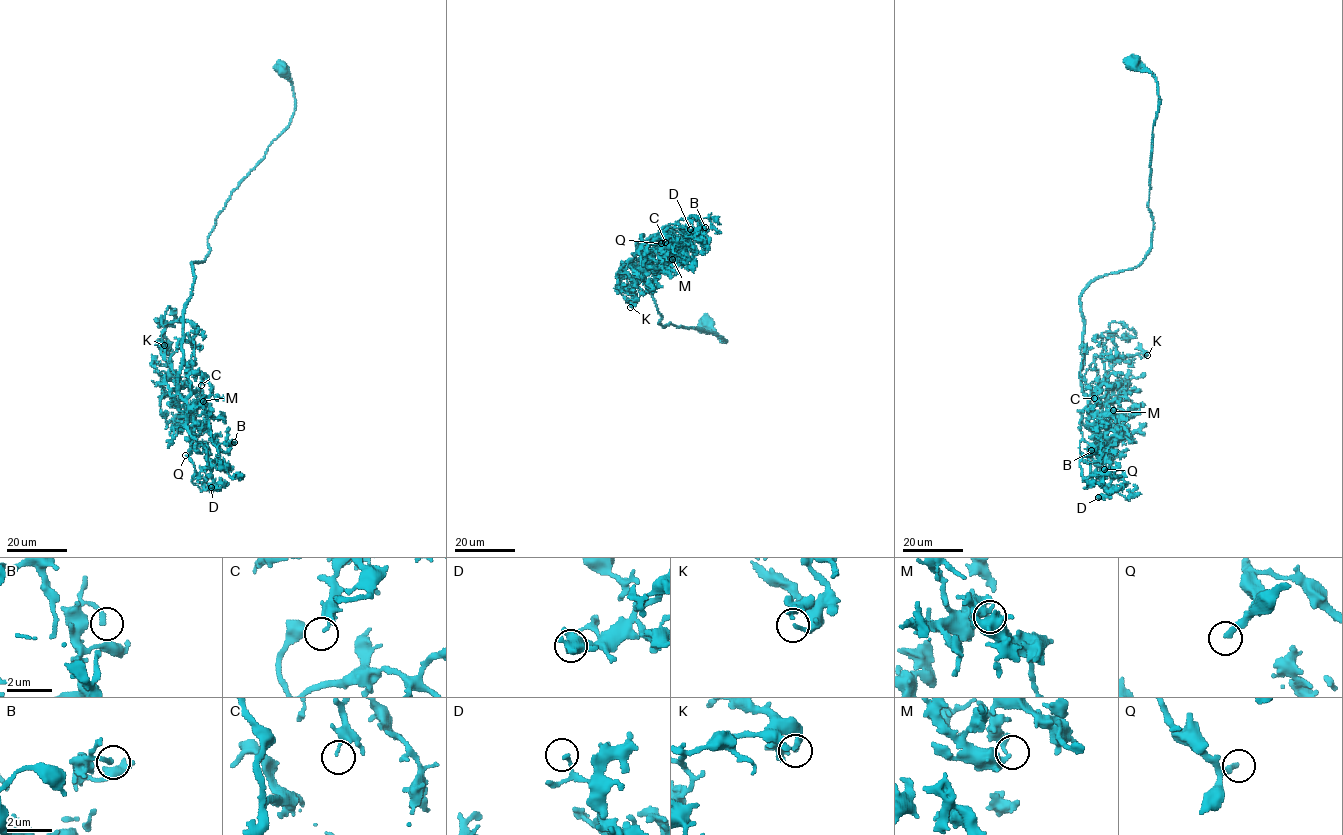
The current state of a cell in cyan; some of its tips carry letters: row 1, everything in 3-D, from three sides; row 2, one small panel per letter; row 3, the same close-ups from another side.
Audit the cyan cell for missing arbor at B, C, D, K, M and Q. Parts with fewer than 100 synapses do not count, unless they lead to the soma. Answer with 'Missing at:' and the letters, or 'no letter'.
Missing at: Q

